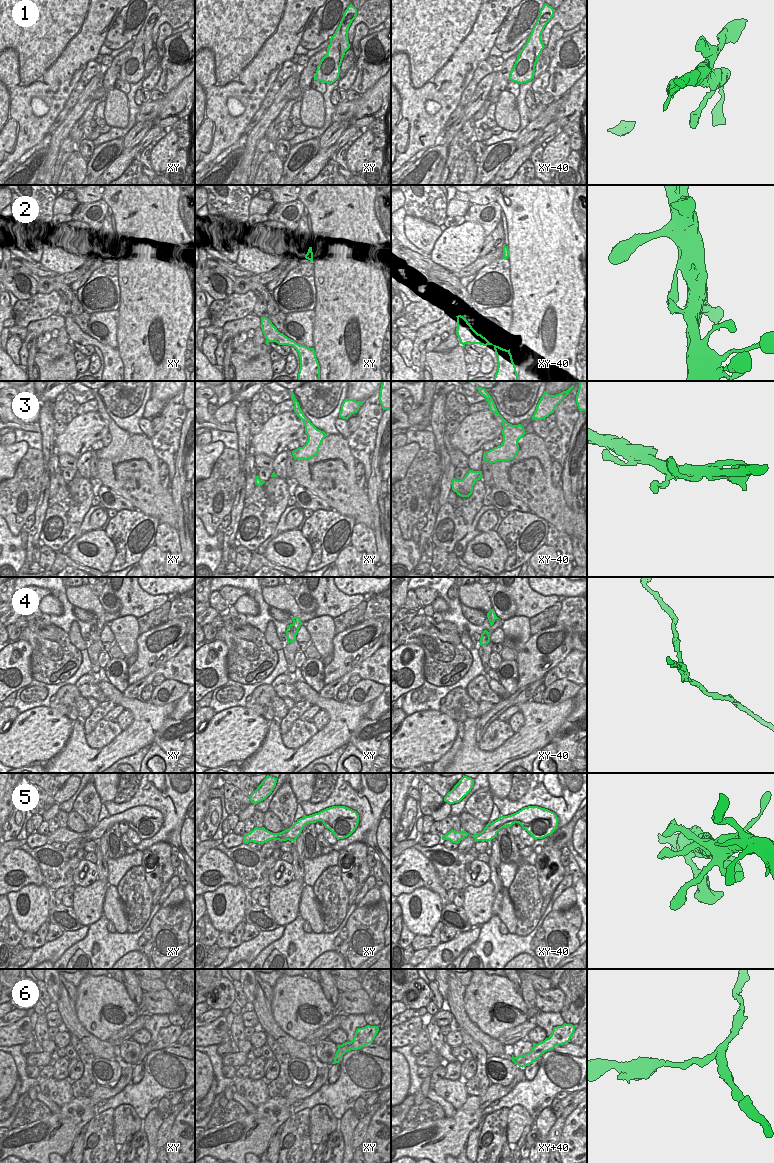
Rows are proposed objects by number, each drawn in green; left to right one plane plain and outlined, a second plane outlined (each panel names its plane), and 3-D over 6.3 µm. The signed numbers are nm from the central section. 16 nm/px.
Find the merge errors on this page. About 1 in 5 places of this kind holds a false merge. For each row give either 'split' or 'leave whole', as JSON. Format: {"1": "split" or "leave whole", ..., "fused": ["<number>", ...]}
{"1": "split", "2": "leave whole", "3": "leave whole", "4": "split", "5": "leave whole", "6": "leave whole", "fused": ["1", "4"]}

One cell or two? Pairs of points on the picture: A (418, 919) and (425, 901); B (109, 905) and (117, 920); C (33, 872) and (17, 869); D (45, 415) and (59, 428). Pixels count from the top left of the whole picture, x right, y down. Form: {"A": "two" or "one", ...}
{"A": "one", "B": "one", "C": "one", "D": "two"}

